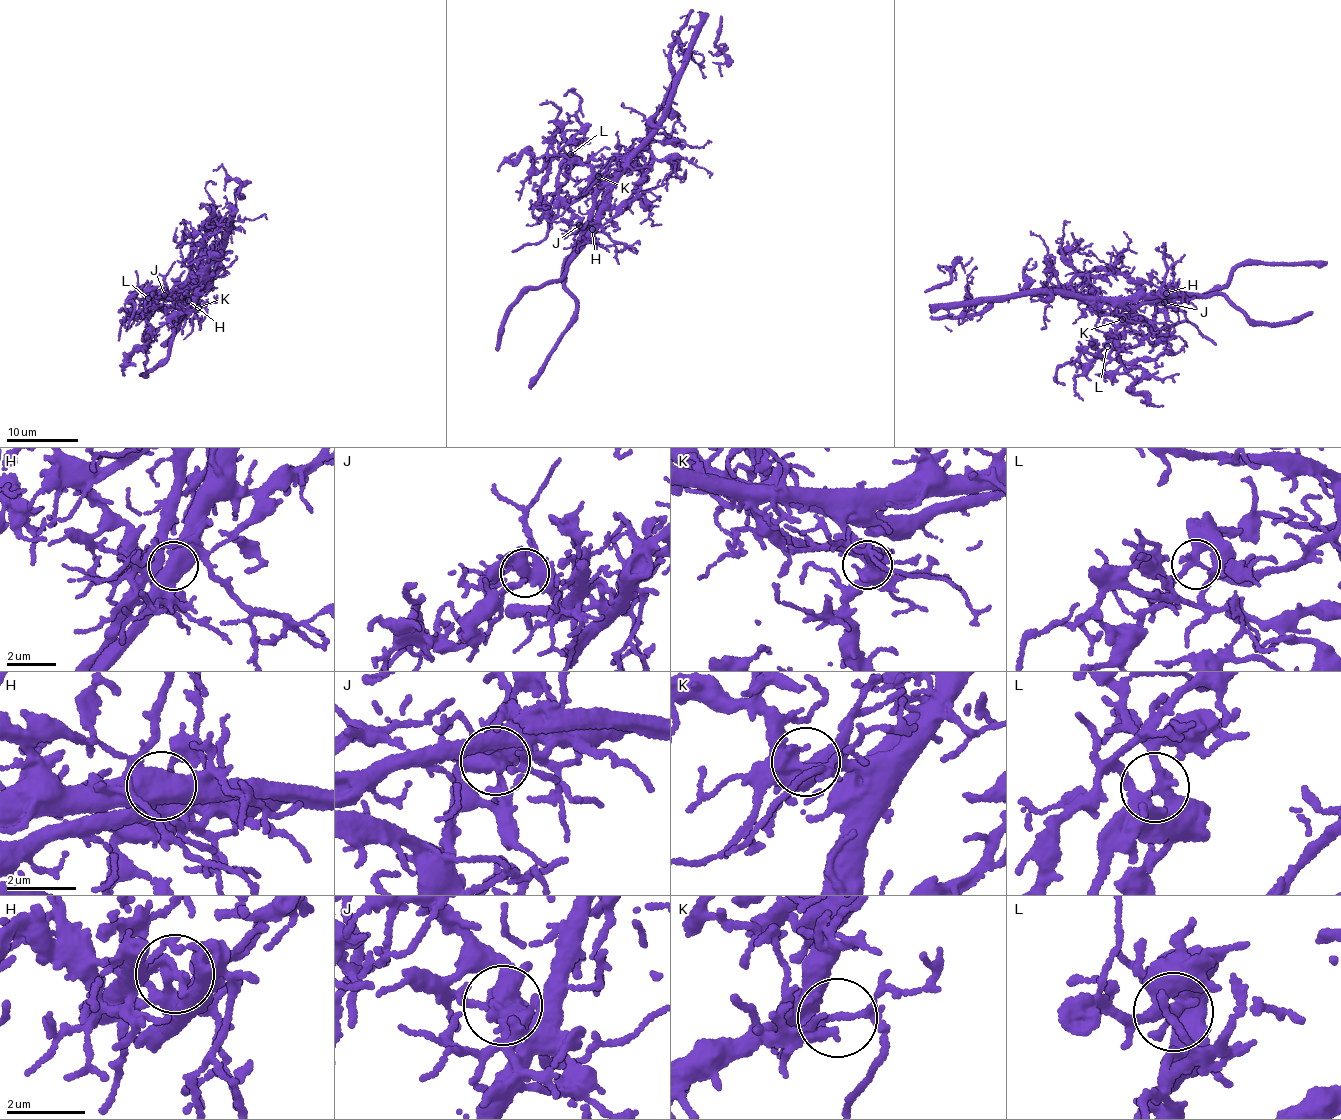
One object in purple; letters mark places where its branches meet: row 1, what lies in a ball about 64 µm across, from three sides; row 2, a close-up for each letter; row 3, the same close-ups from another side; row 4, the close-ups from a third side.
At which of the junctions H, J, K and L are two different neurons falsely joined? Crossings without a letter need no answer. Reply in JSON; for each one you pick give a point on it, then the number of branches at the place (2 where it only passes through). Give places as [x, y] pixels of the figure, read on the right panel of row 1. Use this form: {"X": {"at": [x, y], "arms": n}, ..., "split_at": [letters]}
{"H": {"at": [1166, 293], "arms": 2}, "J": {"at": [1164, 302], "arms": 5}, "split_at": ["H", "J"]}

